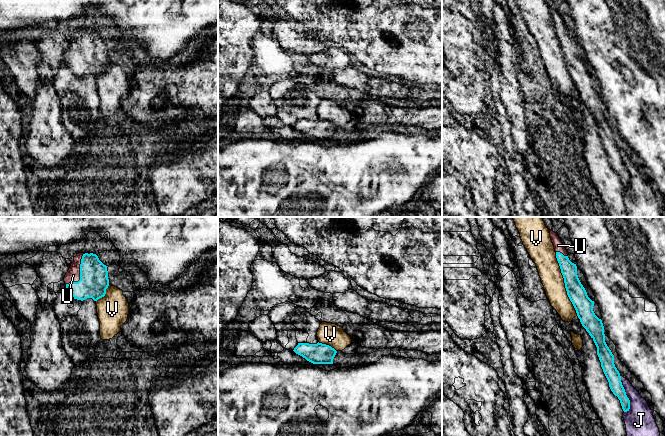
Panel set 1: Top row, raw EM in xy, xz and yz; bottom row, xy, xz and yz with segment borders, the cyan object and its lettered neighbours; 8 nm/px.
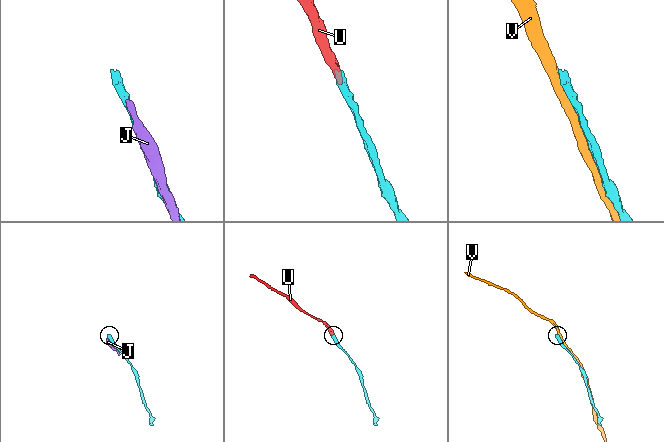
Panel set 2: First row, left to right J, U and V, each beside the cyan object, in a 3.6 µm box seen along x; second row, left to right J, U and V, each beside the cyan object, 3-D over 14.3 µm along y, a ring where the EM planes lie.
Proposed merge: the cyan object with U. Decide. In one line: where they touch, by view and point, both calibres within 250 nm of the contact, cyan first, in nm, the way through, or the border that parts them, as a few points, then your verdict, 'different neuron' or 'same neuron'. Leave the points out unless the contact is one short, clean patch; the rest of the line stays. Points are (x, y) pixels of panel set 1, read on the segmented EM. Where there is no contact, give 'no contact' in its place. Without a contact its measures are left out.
meets cyan in xy at (80, 273); 220 nm thick on the cyan side, 110 nm on the other; runs through xy (94, 281), (80, 273), (73, 275); same neuron

